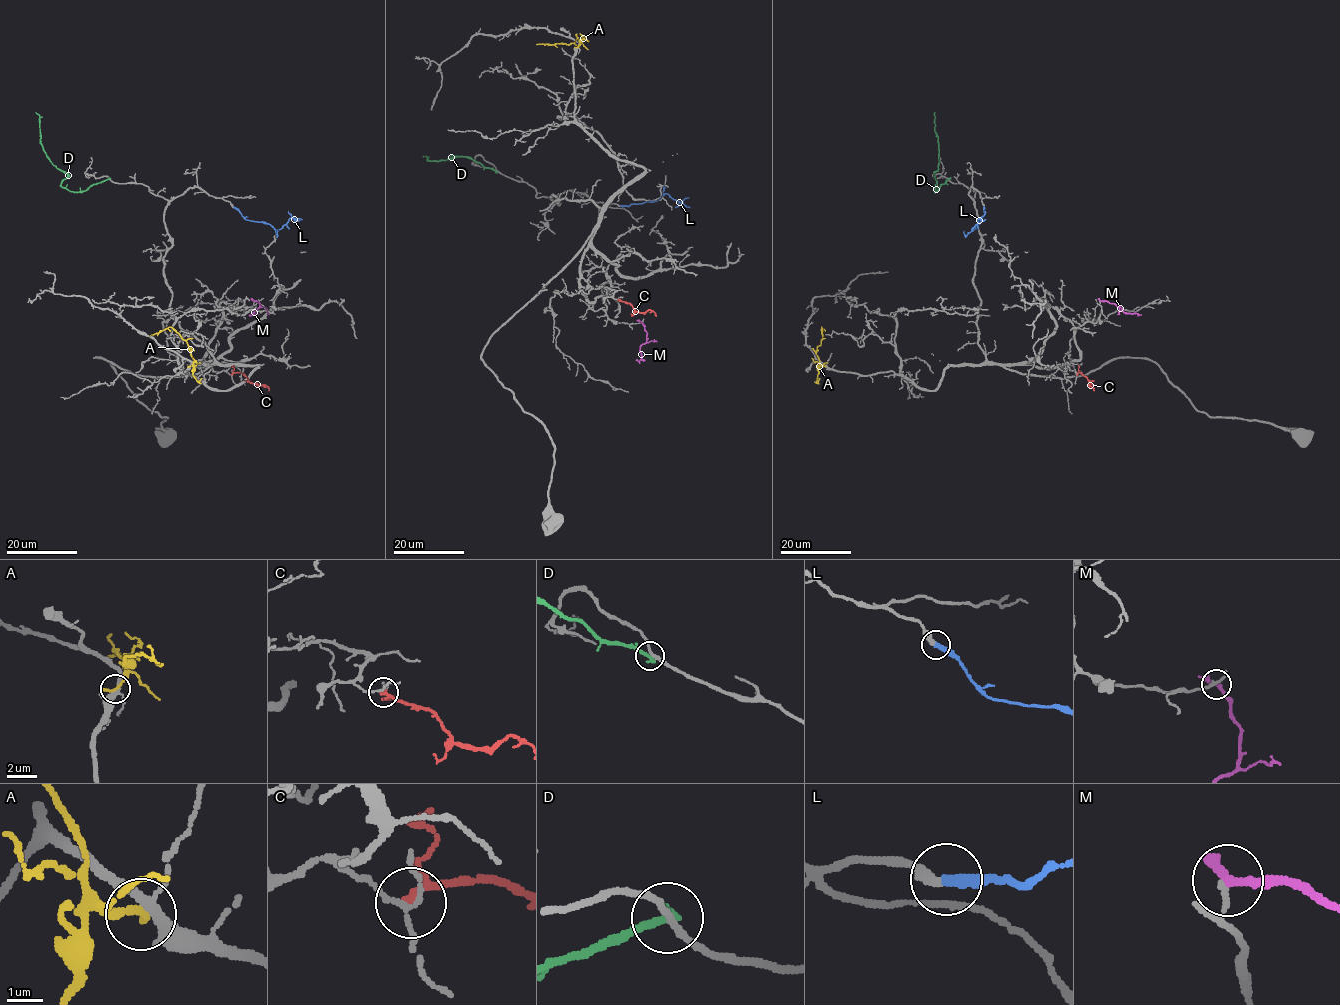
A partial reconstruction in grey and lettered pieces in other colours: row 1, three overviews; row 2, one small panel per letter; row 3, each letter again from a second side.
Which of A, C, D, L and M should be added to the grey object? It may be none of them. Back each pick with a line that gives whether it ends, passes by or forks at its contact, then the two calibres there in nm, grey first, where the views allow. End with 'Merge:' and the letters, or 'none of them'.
L: it ends there; 320 nm thick on the grey side, 360 nm on the other
Merge: L

